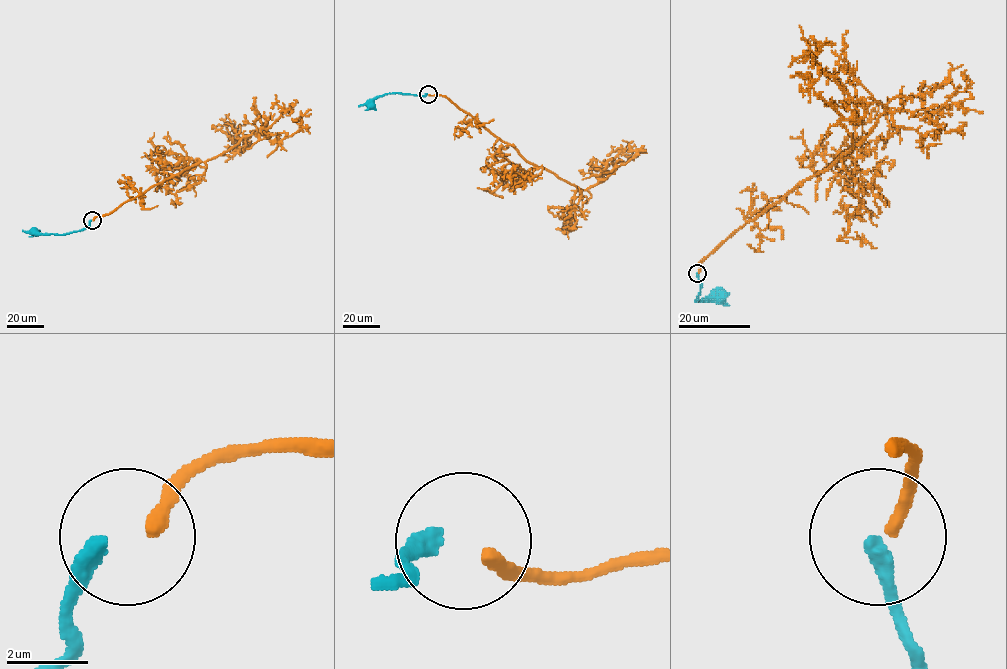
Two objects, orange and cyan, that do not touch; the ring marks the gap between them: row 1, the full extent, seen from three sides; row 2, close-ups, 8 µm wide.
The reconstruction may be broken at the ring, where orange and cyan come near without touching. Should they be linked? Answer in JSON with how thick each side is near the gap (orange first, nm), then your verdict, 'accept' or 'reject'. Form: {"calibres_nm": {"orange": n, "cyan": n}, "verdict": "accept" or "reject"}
{"calibres_nm": {"orange": 360, "cyan": 440}, "verdict": "accept"}

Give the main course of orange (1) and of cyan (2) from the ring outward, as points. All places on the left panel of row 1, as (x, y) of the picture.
1: (92, 220), (190, 166), (220, 155), (243, 136), (262, 133), (279, 142), (300, 127), (301, 115), (310, 110)
2: (91, 220), (82, 229), (63, 234), (34, 232)

